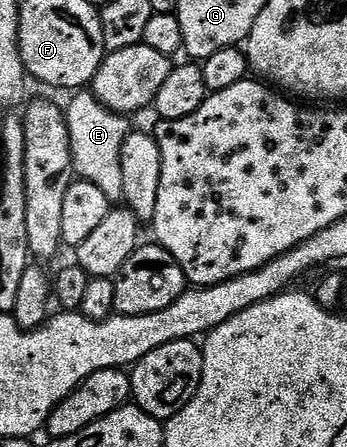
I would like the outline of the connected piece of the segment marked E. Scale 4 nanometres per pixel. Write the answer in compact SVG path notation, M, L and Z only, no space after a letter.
M90 92L77 93L73 98L76 99L66 106L68 135L72 149L72 170L80 173L77 175L83 181L98 184L98 188L106 192L106 196L112 203L123 203L120 153L130 133L129 119L123 114L115 114L113 110L106 109Z

